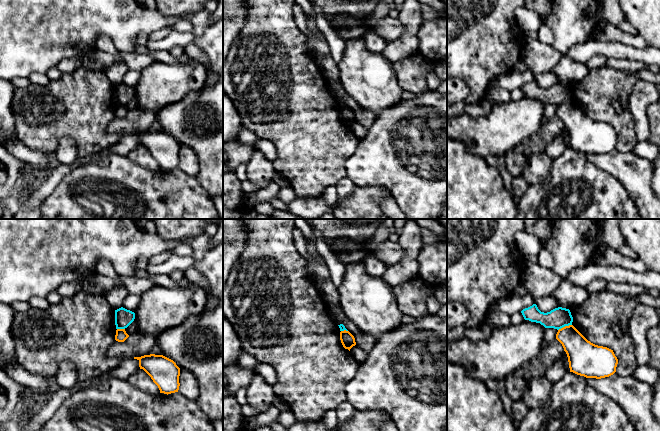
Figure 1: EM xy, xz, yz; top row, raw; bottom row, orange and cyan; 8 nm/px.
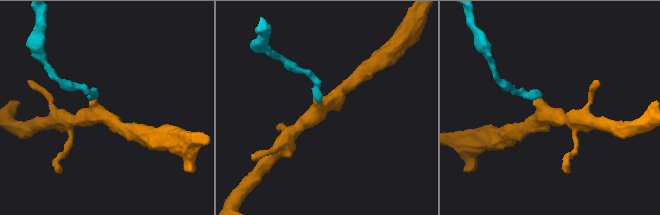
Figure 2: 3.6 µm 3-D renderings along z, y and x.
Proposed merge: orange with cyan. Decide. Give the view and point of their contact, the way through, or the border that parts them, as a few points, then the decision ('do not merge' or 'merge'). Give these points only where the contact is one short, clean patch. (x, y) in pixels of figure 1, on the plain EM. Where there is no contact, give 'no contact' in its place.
meets orange in yz at (565, 102); border along yz (571, 100), (565, 101), (558, 106); do not merge

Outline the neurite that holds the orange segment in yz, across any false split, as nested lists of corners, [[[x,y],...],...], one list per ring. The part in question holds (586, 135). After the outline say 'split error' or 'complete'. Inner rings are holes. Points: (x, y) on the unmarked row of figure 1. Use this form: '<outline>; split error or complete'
[[[573,101],[559,105],[556,115],[567,130],[570,148],[596,155],[616,148],[618,135],[613,126],[591,119]]]; complete

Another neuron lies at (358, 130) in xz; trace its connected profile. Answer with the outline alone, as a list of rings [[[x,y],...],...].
[[[357,121],[353,122],[350,125],[350,129],[352,133],[359,139],[363,139],[368,133],[368,130],[361,124],[359,124]]]

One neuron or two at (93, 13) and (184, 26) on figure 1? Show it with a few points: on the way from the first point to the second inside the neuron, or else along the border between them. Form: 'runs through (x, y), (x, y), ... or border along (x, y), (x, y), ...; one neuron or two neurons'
border along (181, 19), (170, 27); two neurons

